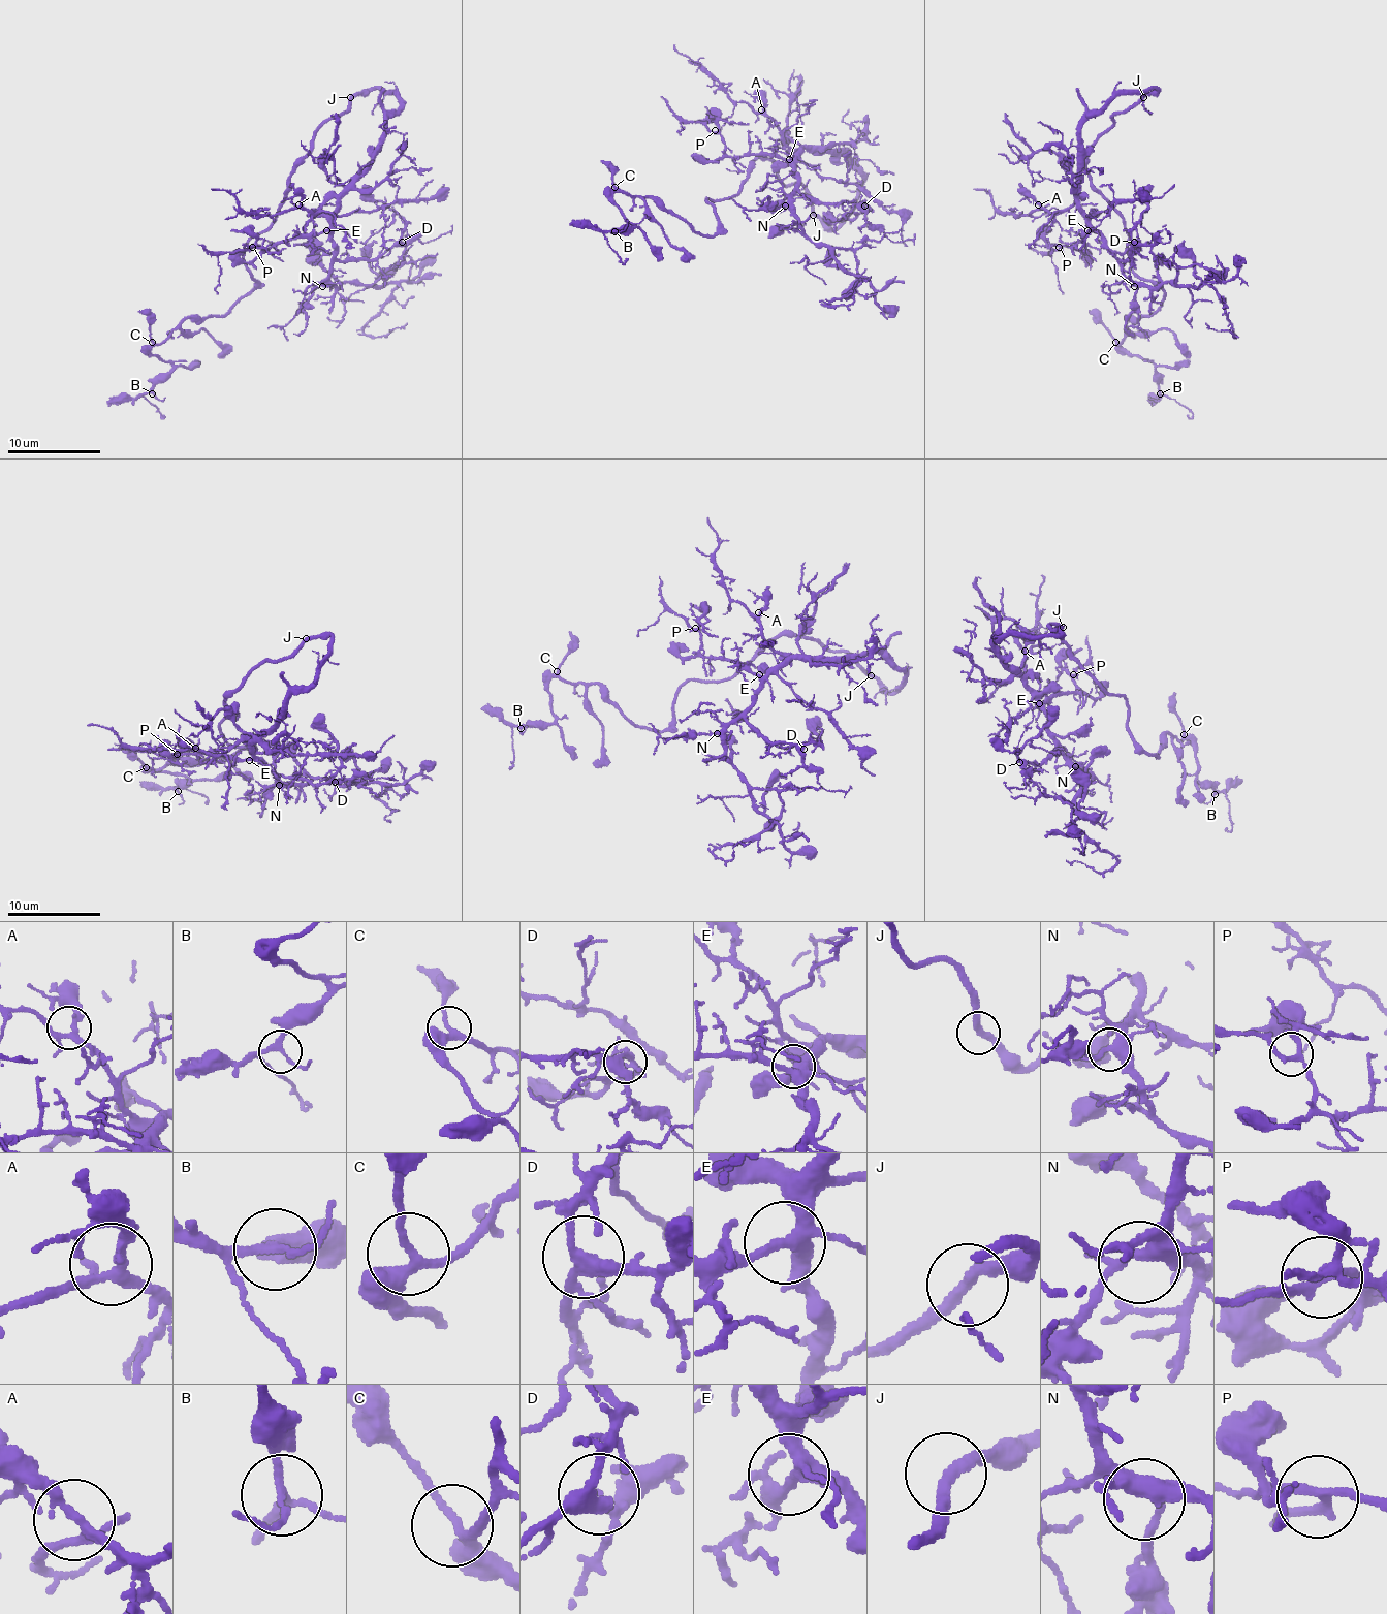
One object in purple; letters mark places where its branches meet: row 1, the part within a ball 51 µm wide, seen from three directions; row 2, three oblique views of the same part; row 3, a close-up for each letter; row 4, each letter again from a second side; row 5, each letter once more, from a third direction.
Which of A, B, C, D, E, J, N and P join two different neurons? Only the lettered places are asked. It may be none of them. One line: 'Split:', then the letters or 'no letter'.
Split: no letter

